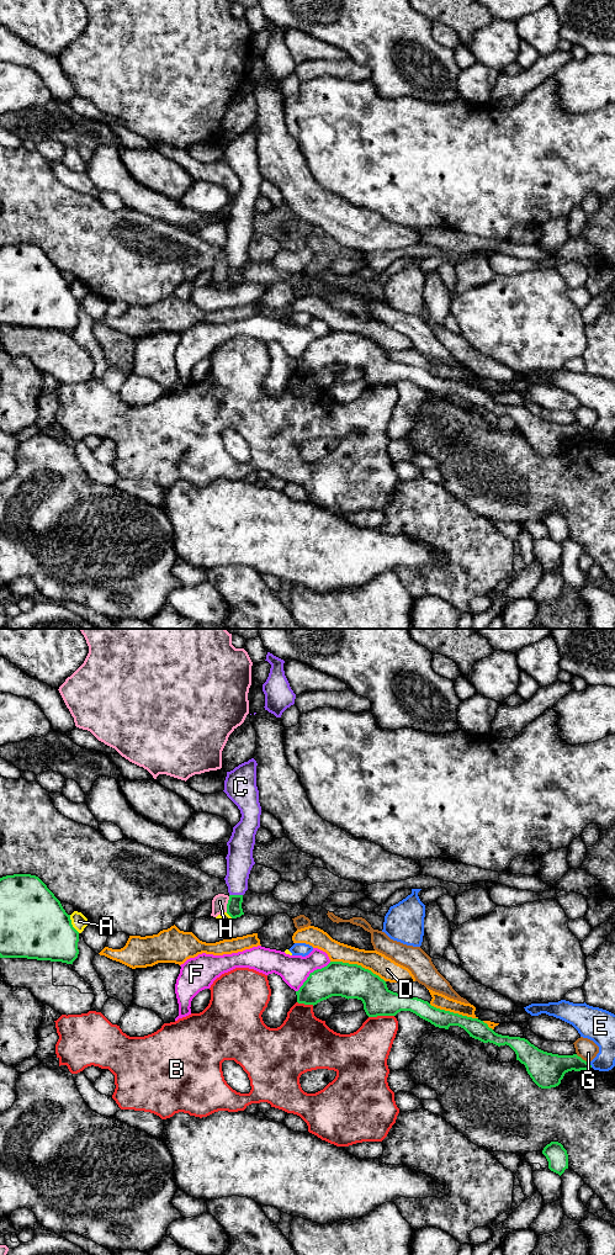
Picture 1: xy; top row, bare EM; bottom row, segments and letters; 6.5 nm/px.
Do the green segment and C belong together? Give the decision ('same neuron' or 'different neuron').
same neuron

